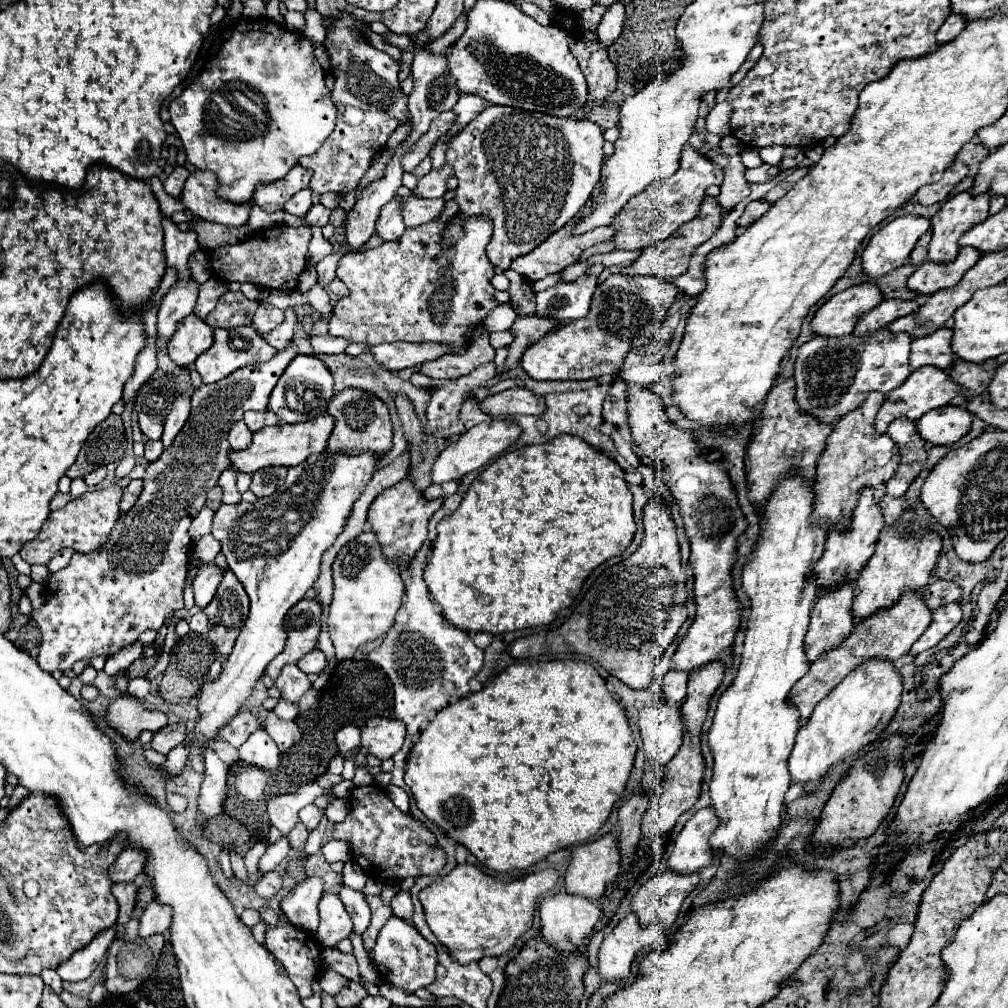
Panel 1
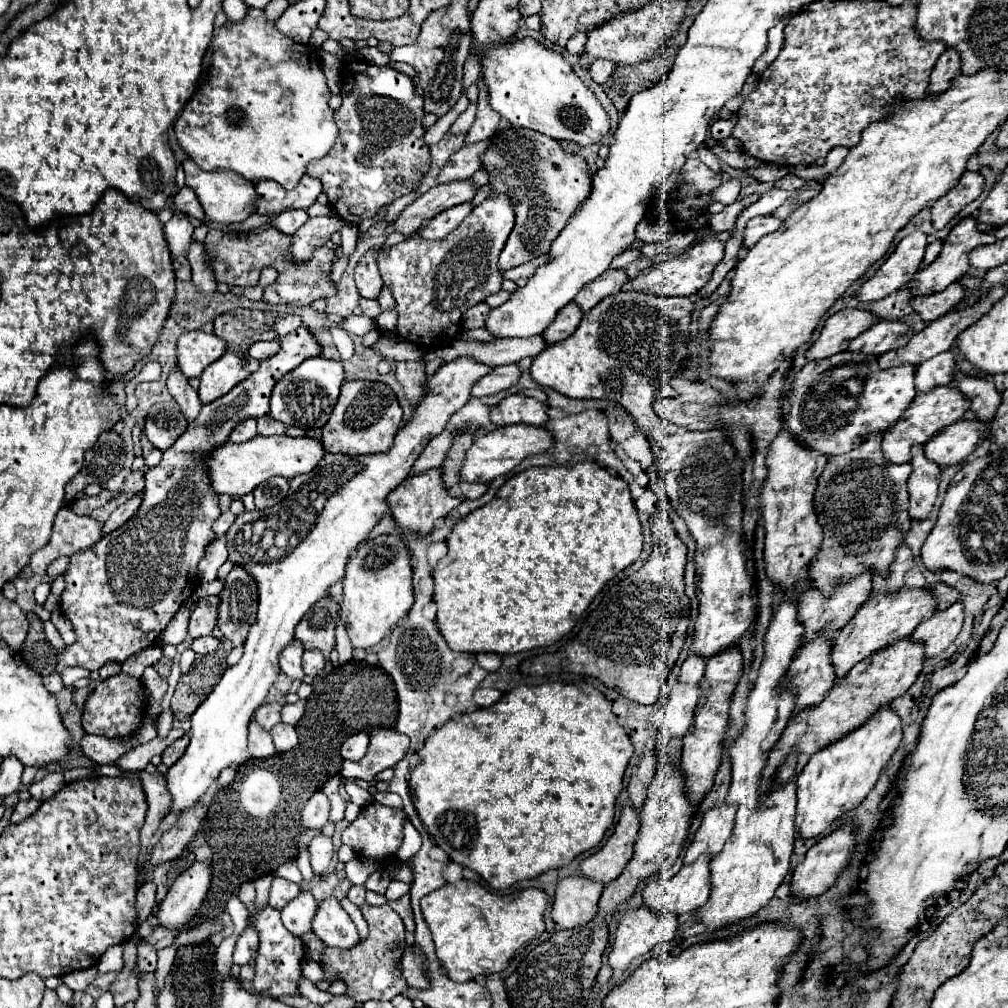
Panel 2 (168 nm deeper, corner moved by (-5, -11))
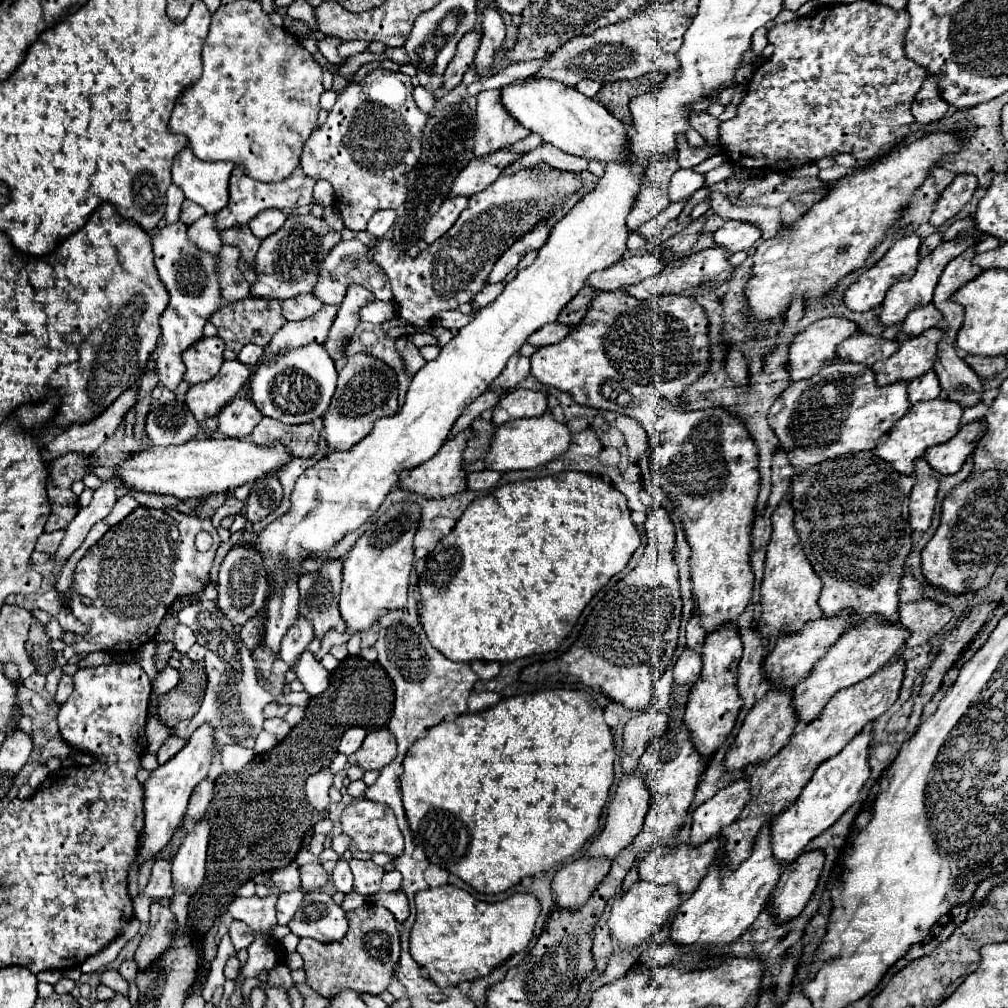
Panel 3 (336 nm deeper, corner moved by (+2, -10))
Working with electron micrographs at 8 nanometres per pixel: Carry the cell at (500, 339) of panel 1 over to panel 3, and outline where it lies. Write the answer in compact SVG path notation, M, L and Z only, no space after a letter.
M549 323L543 329L535 331L527 343L533 347L543 347L543 345L551 345L551 343L559 343L567 333L571 331L571 327L563 327L561 323Z

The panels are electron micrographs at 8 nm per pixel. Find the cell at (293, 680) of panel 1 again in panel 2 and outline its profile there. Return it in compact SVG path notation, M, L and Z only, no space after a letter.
M294 638L294 644L288 644L282 650L280 668L292 680L302 680L304 678L304 672L302 672L302 652L304 652L304 648L302 648L302 644L298 644L296 638Z

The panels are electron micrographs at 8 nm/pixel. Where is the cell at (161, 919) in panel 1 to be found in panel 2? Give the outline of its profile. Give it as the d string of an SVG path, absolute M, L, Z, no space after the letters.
M196 860L174 880L156 914L160 926L176 932L186 928L210 890L210 874L210 864Z

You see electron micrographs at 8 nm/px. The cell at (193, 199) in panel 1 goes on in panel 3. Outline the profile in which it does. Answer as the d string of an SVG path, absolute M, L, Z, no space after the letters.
M189 147L175 155L173 183L187 199L201 205L209 215L215 215L229 201L229 177L233 163L207 163L197 159Z

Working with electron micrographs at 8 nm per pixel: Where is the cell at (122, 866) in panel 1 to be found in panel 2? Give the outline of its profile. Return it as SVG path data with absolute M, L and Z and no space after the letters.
M196 804L194 808L186 810L176 820L176 824L168 832L162 834L162 838L154 846L152 864L158 866L162 862L178 858L184 852L184 848L192 842L192 838L196 836L198 828L200 828L200 822L204 820L206 814L208 814L208 806L204 806L204 804Z

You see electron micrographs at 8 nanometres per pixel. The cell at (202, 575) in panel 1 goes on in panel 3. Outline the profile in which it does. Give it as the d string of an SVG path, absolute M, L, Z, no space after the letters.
M177 625L177 629L175 629L175 649L177 649L179 653L187 653L189 647L191 647L195 641L197 641L197 635L195 635L195 631L193 631L191 627L187 627L187 625Z

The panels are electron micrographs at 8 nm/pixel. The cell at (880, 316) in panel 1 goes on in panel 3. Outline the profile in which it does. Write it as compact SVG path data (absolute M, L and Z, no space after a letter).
M857 331L837 347L837 357L843 361L857 361L863 365L873 365L879 359L887 359L899 349L897 341L889 341L883 337L867 335L863 331Z

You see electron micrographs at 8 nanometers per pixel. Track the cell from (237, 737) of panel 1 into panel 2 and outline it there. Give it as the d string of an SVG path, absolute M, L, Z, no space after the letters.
M278 702L262 704L262 708L258 708L258 712L256 712L258 724L264 726L266 730L272 730L272 726L280 722L280 710L282 710L282 704L278 704Z

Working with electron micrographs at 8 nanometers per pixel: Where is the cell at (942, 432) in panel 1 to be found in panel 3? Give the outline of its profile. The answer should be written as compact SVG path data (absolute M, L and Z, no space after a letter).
M983 419L971 421L971 423L963 425L951 441L929 447L925 453L925 459L941 475L957 473L961 469L961 465L965 463L965 459L973 453L975 445L977 445L977 435L979 435L979 439L983 437L983 431L985 431Z

